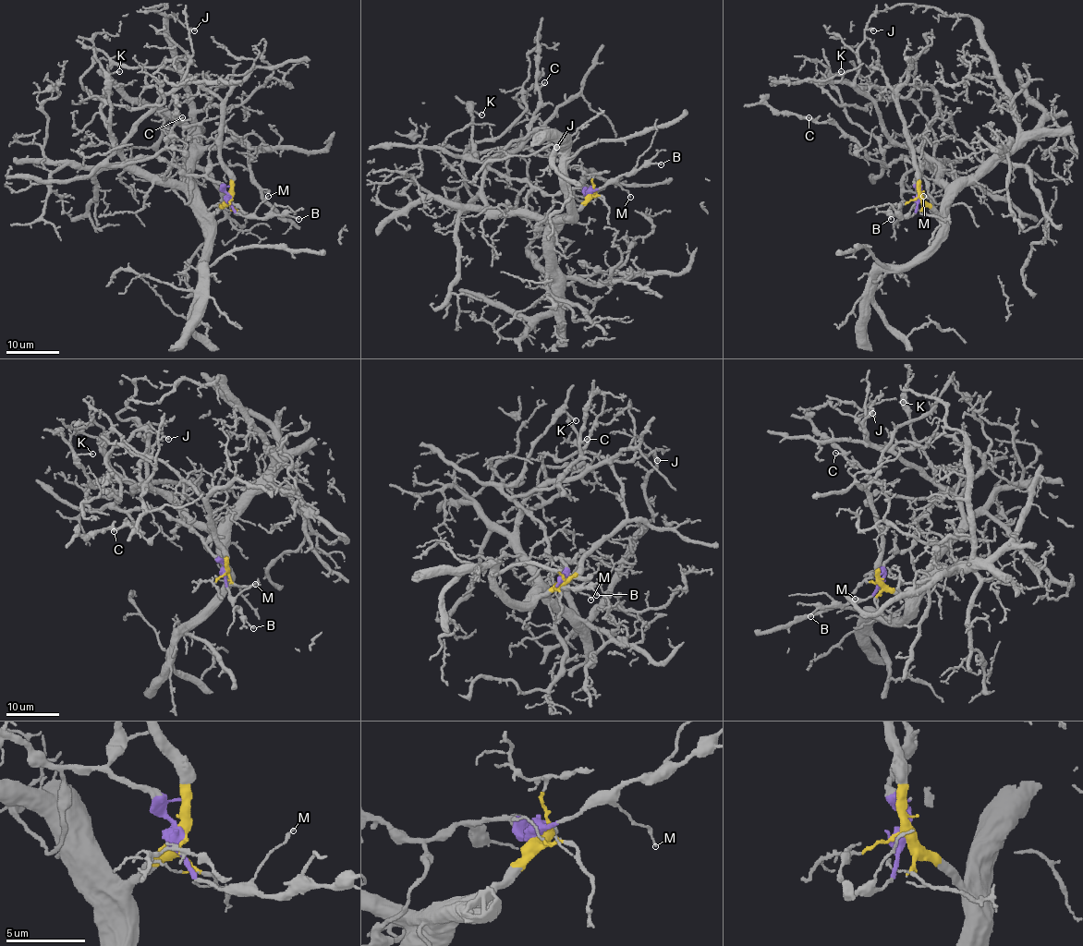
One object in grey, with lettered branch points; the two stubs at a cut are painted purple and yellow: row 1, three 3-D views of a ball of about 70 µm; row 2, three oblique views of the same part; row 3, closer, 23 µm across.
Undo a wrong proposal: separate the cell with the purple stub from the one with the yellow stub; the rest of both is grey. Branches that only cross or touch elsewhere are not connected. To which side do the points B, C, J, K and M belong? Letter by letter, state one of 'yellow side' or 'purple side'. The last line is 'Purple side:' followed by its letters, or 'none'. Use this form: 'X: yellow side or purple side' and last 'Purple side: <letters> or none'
B: purple side
C: purple side
J: yellow side
K: purple side
M: purple side
Purple side: B, C, K, M

